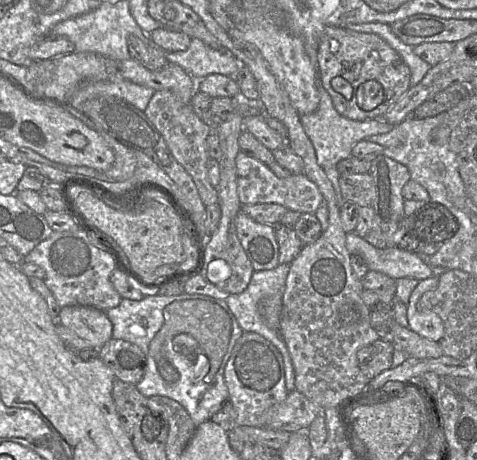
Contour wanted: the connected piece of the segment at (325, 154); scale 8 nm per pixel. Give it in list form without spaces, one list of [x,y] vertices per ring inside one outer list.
[[[318,80],[319,104],[317,109],[309,114],[300,116],[303,129],[310,139],[320,167],[335,167],[336,164],[351,155],[353,146],[370,136],[384,134],[391,131],[394,125],[389,124],[383,117],[363,121],[351,120],[340,115],[334,108],[328,92]]]

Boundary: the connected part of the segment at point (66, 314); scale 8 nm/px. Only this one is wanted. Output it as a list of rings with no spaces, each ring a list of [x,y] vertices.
[[[68,305],[62,307],[56,323],[89,341],[94,348],[100,348],[112,338],[113,325],[105,311],[85,305]]]

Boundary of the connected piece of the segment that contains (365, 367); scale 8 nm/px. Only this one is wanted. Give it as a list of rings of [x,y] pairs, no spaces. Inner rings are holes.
[[[377,340],[357,351],[360,370],[367,379],[373,379],[381,372],[392,368],[394,345],[388,341]]]

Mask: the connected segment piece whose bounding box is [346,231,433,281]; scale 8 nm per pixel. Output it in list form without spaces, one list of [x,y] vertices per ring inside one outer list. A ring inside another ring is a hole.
[[[354,231],[346,234],[346,248],[350,255],[360,256],[370,271],[383,273],[395,280],[414,278],[421,281],[433,277],[431,267],[418,253],[398,247],[379,249]]]

